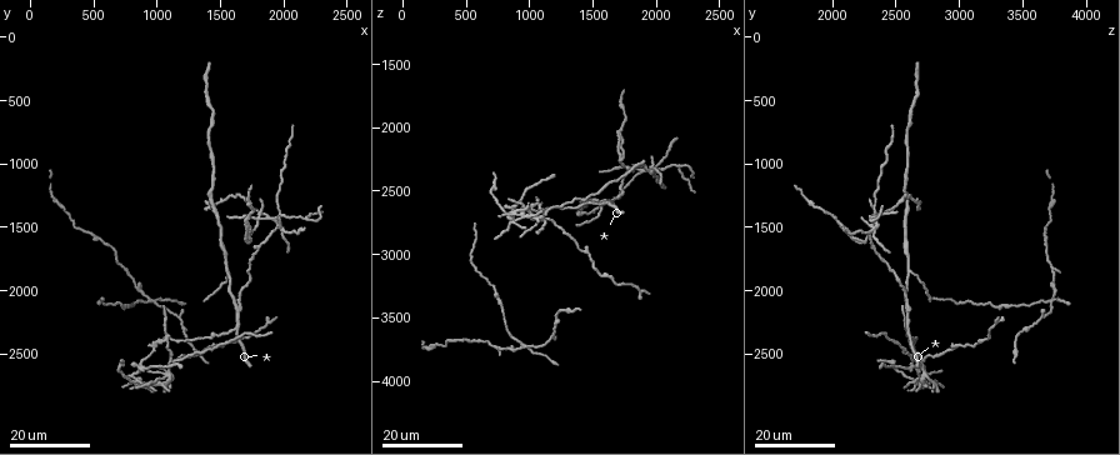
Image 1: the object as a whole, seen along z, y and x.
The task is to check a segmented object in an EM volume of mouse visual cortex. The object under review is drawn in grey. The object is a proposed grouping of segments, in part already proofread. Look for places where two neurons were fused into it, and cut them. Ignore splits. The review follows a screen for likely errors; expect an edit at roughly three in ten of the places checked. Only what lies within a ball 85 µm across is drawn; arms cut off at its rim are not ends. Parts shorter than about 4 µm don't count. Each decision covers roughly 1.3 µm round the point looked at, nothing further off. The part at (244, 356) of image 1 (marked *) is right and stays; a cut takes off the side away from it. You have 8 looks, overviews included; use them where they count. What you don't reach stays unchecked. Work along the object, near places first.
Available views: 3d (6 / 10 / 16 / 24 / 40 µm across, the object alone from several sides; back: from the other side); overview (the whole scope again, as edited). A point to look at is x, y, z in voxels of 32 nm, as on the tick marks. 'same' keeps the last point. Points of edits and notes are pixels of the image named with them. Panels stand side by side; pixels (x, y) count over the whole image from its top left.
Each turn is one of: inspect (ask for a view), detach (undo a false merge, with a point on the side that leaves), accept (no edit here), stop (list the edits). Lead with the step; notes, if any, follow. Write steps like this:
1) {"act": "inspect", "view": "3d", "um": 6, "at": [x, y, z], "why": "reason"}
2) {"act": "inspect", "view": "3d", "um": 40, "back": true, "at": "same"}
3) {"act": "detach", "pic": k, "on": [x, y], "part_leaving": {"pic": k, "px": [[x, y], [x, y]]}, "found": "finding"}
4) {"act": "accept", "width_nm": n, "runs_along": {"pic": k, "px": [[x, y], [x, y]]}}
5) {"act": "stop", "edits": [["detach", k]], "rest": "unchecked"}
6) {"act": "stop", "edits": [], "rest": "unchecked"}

{"act": "inspect", "view": "3d", "um": 16, "at": [1600, 2320, 2580]}

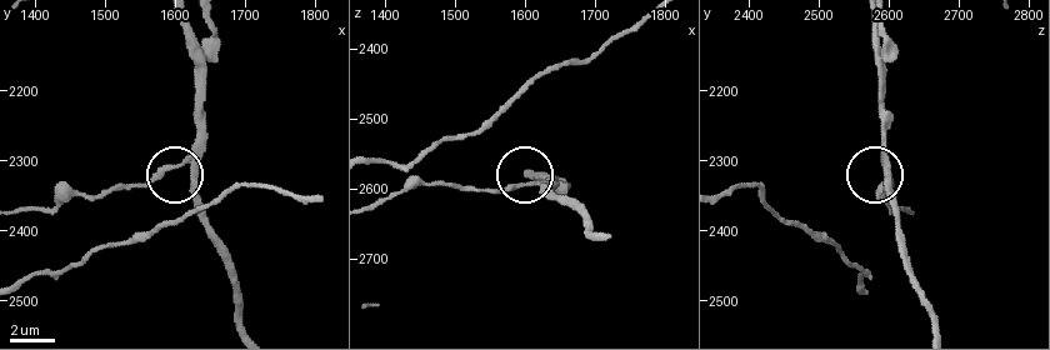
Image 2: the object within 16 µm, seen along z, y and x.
{"act": "inspect", "view": "3d", "um": 6, "at": [1610, 2305, 2590]}

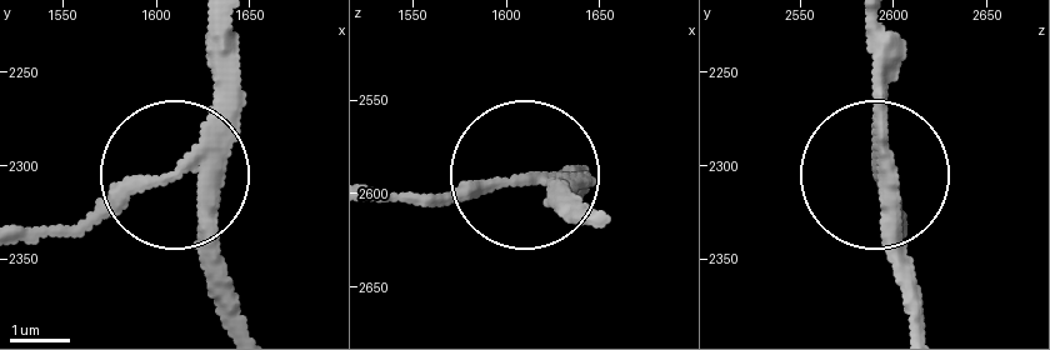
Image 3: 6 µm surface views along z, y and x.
{"act": "inspect", "view": "3d", "um": 6, "back": true, "at": [1606, 2306, 2594], "why": "other side"}

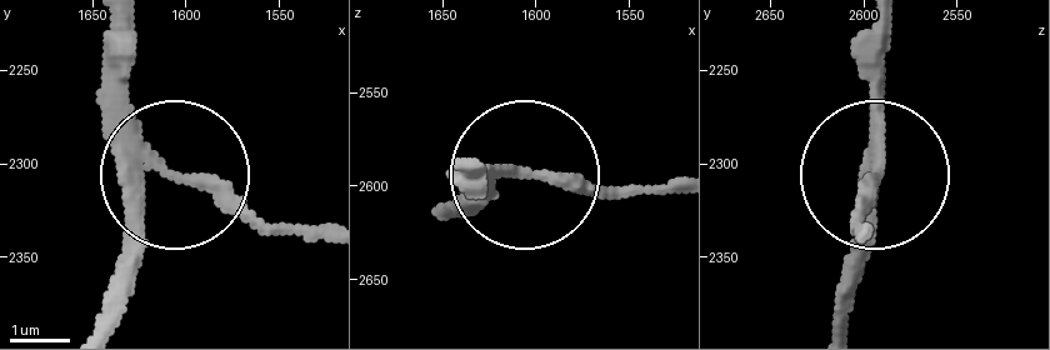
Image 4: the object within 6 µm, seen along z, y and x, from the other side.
{"act": "detach", "pic": 4, "on": [223, 183], "arms": 3, "part_leaving": {"pic": 4, "px": [[150, 154], [264, 218], [324, 223]]}, "found": "a second neuron is stuck on"}

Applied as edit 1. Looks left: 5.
{"act": "inspect", "view": "3d", "um": 24, "at": [1640, 2120, 2580], "why": "looks like a crossing"}

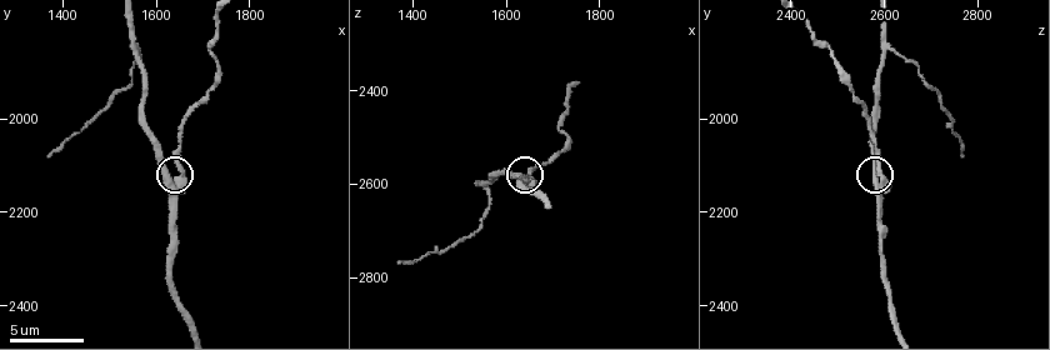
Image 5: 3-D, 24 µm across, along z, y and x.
{"act": "inspect", "view": "3d", "um": 10, "at": [1635, 2130, 2585], "why": "closer look"}

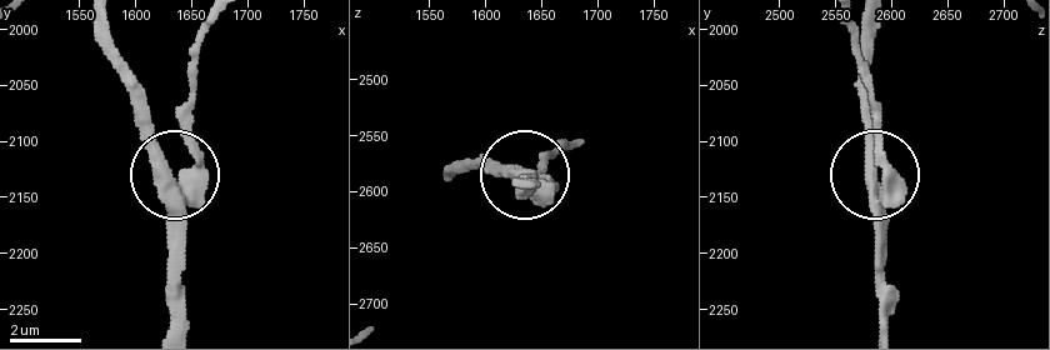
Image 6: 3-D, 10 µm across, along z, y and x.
{"act": "detach", "pic": 6, "on": [198, 156], "side_arm_um": 69, "arms": 4, "found": "two neurons meet here"}

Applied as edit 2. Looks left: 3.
{"act": "inspect", "view": "3d", "um": 24, "at": [960, 2080, 3720], "why": "four or more arms meet"}

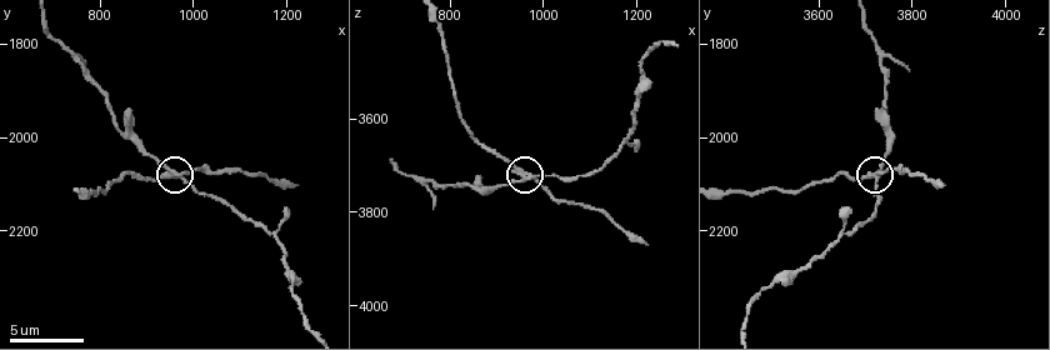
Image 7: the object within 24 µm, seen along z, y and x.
{"act": "inspect", "view": "3d", "um": 10, "at": [955, 2070, 3725]}

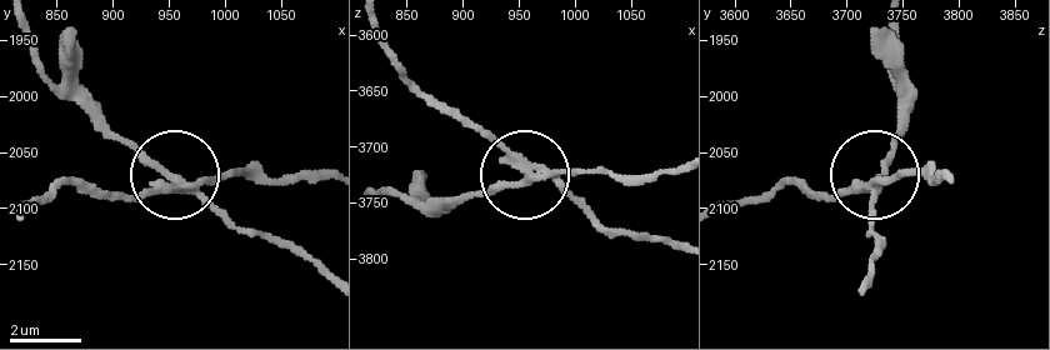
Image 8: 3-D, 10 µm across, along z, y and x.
{"act": "detach", "pic": 8, "on": [229, 175], "width_nm": 240, "found": "a second neuron is stuck on"}

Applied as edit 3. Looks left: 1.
{"act": "stop", "edits": [["detach", 4], ["detach", 6], ["detach", 8]], "rest": "unchecked"}

